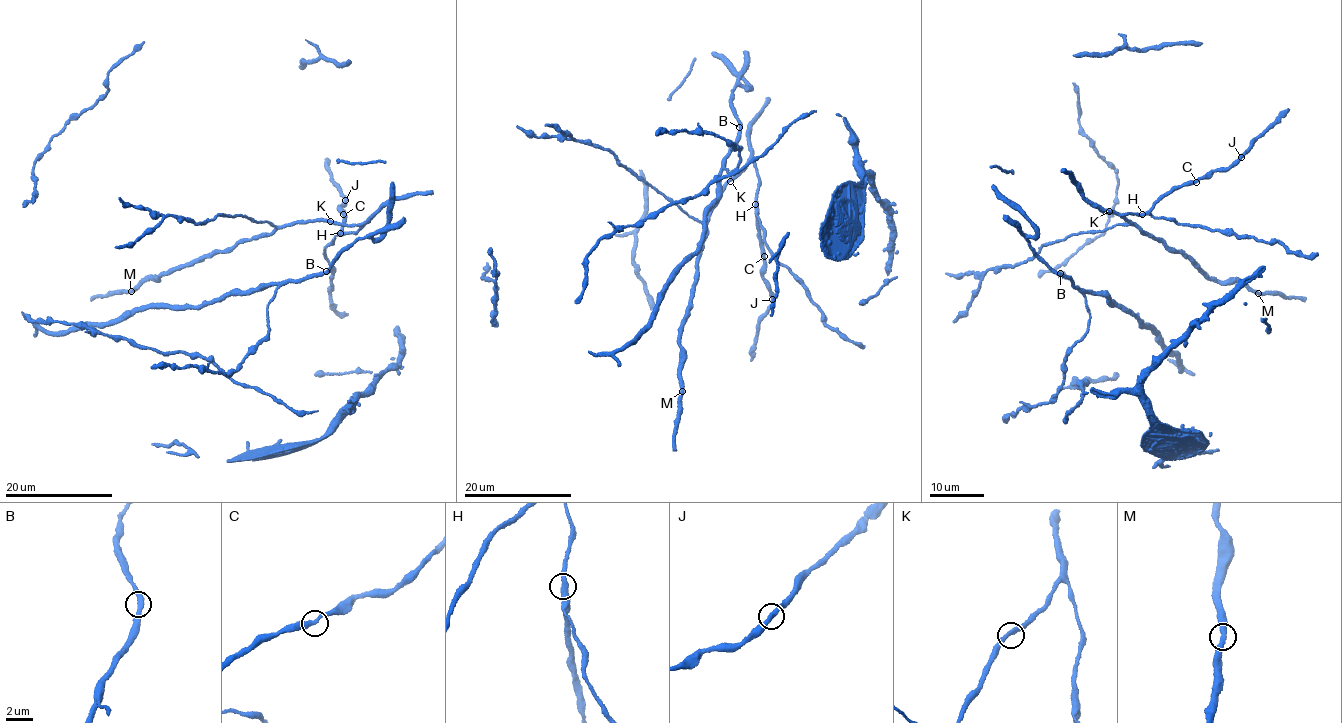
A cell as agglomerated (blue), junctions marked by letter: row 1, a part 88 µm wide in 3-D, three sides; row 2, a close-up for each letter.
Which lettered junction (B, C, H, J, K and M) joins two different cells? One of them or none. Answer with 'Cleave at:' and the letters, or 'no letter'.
Cleave at: no letter

